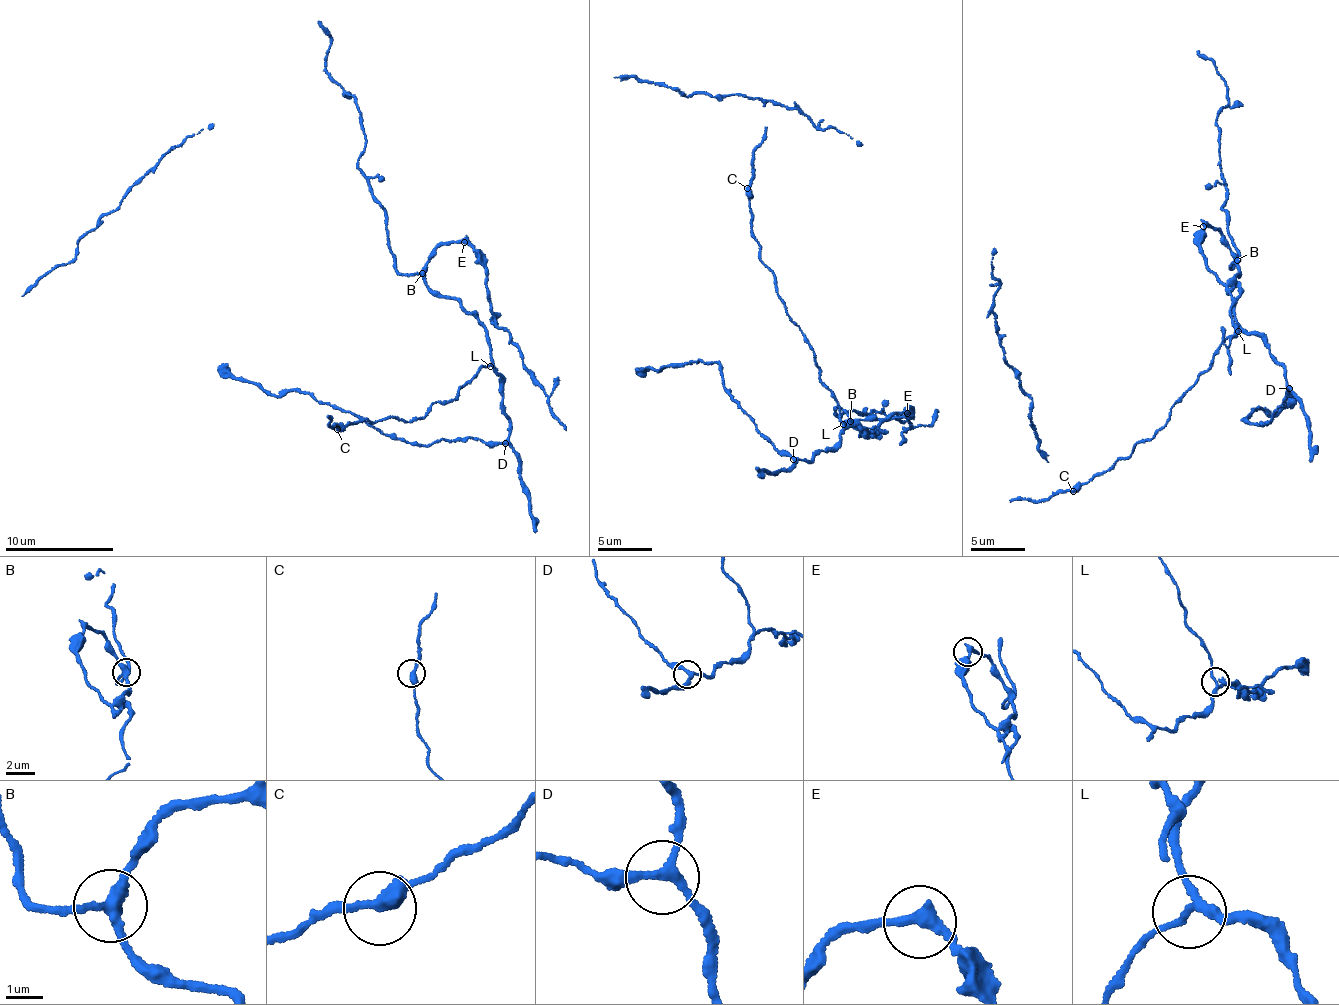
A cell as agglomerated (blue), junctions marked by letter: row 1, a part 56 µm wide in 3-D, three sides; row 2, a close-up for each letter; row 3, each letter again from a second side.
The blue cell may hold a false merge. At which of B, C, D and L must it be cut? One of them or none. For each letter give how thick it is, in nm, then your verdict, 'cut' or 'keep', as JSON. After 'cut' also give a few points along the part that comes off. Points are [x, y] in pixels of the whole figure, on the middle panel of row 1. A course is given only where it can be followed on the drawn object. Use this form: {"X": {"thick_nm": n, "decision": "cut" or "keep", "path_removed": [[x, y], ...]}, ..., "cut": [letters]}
{"B": {"thick_nm": 280, "decision": "cut", "path_removed": [[850, 422], [909, 415], [895, 411], [874, 427], [872, 435], [860, 428]]}, "C": {"thick_nm": 360, "decision": "keep"}, "D": {"thick_nm": 220, "decision": "keep"}, "L": {"thick_nm": 180, "decision": "keep"}, "cut": ["B"]}

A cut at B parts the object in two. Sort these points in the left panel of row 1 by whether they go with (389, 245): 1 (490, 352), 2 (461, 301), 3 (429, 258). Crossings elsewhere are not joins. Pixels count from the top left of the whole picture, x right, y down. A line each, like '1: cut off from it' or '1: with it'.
1: with it
2: with it
3: cut off from it

